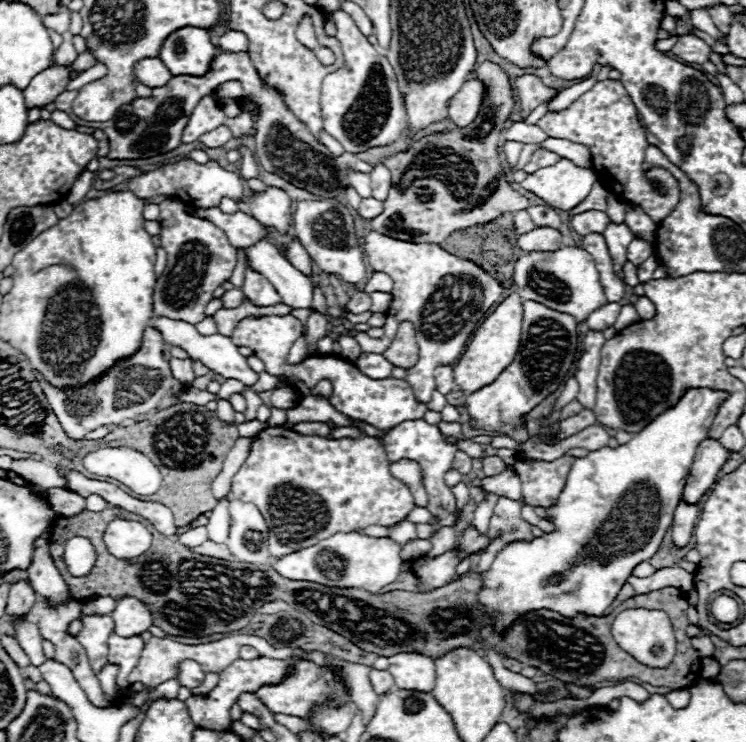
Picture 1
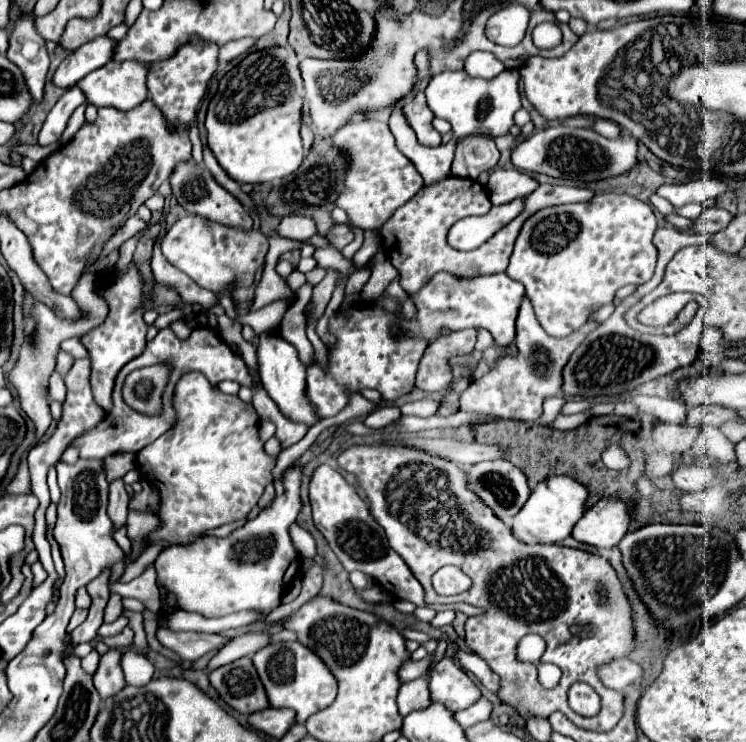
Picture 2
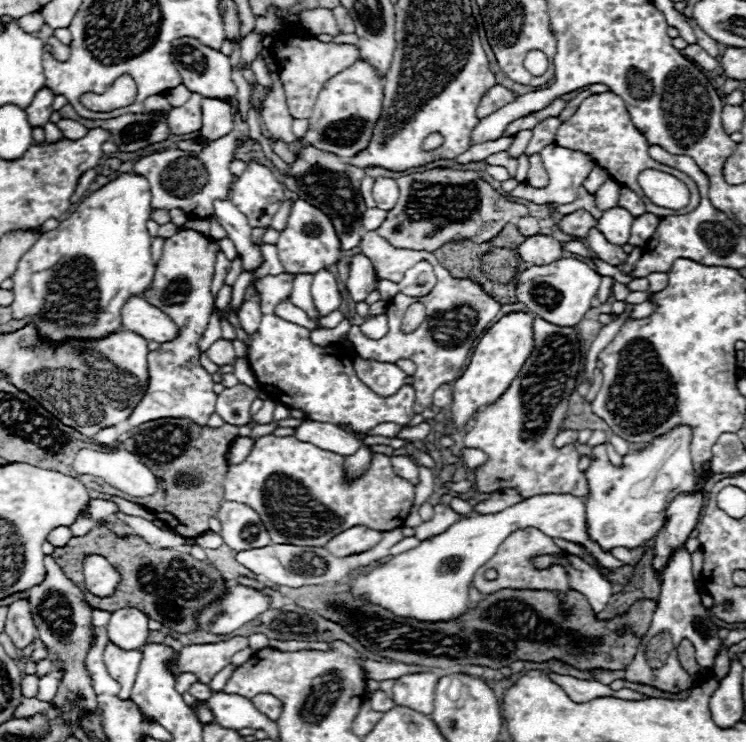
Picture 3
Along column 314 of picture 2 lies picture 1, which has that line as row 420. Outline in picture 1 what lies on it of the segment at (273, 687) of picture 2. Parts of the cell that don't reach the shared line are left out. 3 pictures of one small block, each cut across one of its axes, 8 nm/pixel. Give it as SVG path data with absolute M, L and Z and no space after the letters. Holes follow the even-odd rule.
M692 388L674 408L662 412L644 430L636 432L628 444L622 444L618 448L604 446L590 452L586 458L576 458L566 478L560 500L548 510L548 514L552 516L550 522L556 526L556 532L534 538L532 542L508 544L496 554L490 570L480 576L484 588L478 594L478 600L492 616L492 624L500 630L512 624L518 614L540 608L560 612L568 618L574 618L576 614L602 616L602 612L614 602L620 588L626 584L630 572L640 562L650 560L660 548L660 542L670 528L674 510L680 502L686 478L696 456L696 448L706 438L708 428L724 398L726 392Z

